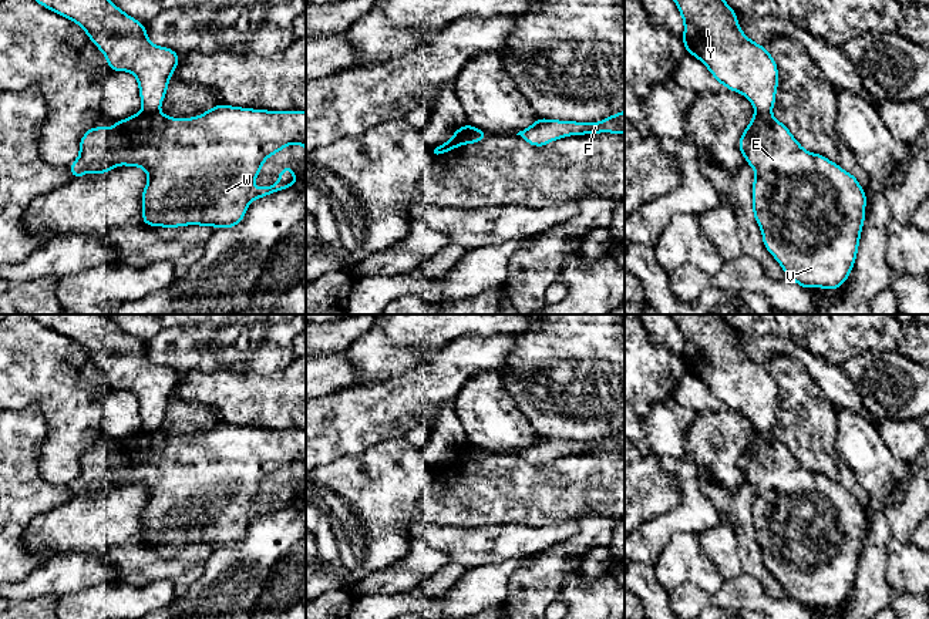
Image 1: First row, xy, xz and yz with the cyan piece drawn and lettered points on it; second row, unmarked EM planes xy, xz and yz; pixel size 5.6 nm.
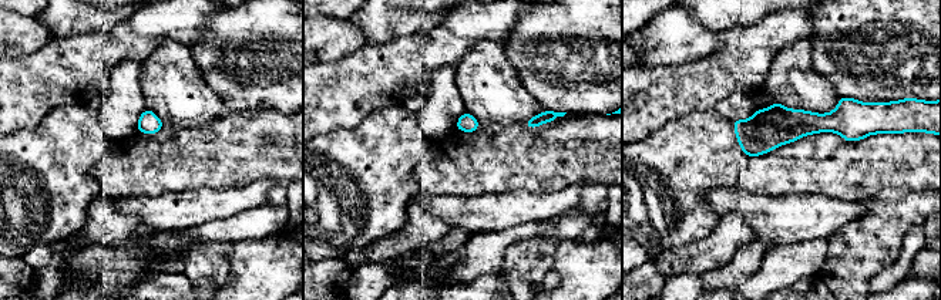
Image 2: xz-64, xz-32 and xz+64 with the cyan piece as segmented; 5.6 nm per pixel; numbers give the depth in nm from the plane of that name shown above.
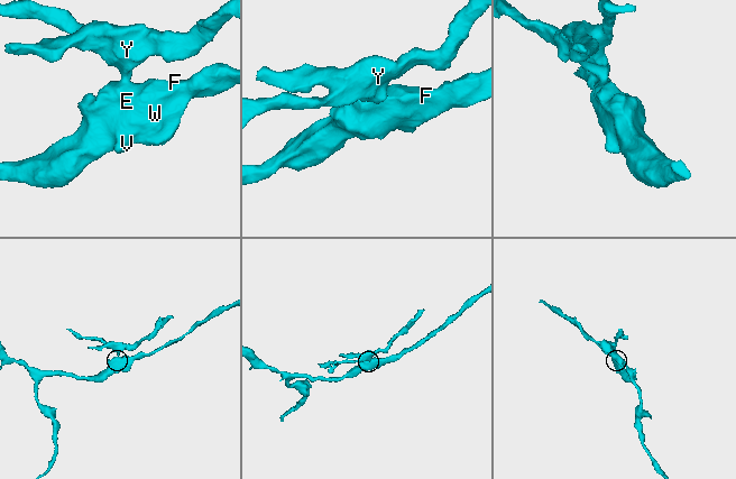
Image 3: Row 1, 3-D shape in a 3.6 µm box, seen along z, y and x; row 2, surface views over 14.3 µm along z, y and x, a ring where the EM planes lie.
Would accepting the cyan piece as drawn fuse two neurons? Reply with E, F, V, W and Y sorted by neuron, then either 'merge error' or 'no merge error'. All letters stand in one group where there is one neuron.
groups E F V W / Y; merge error

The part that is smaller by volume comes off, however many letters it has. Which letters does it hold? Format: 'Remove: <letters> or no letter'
Remove: Y

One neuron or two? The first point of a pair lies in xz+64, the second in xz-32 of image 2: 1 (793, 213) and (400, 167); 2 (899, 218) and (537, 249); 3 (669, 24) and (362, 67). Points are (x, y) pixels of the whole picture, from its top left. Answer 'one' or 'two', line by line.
1: two
2: one
3: two

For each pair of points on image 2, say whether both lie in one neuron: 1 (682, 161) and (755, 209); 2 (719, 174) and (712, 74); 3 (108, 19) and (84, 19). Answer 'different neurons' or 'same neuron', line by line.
1: different neurons
2: different neurons
3: same neuron

